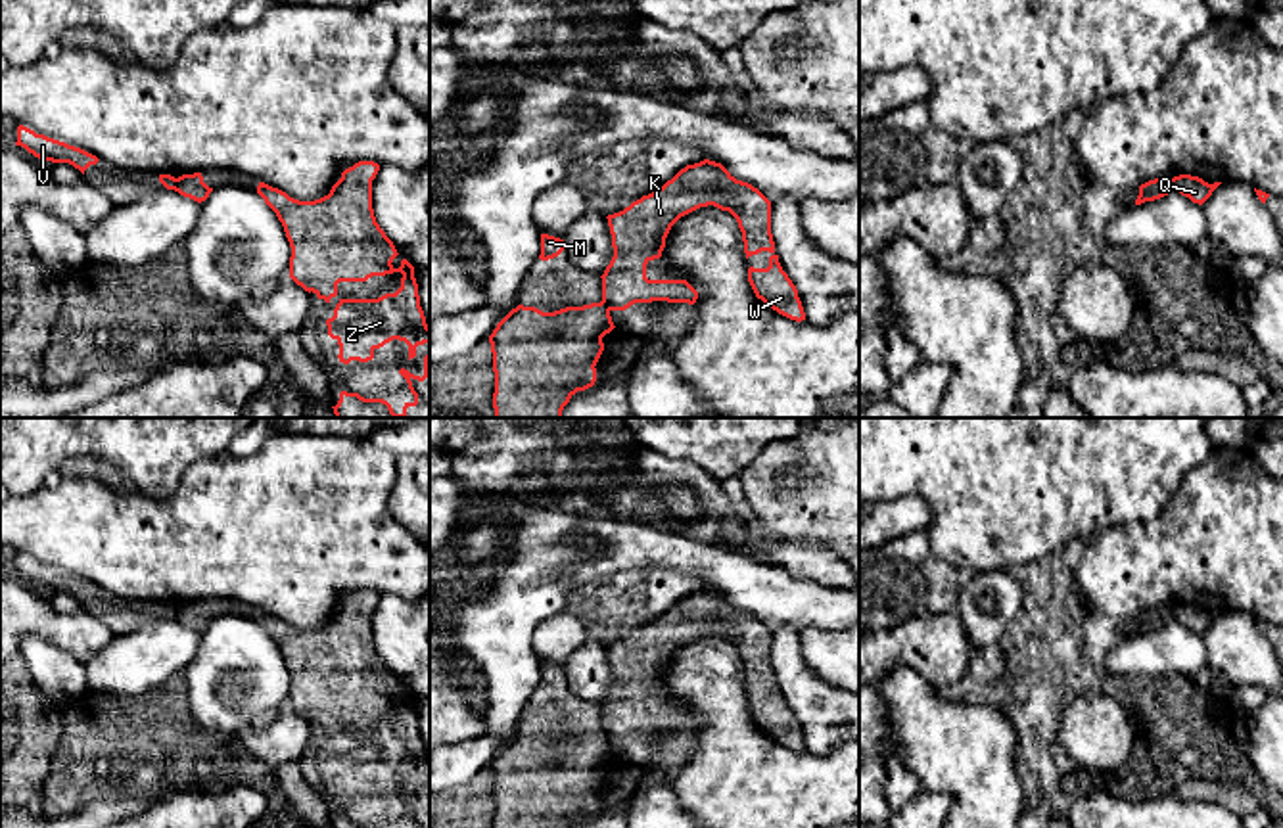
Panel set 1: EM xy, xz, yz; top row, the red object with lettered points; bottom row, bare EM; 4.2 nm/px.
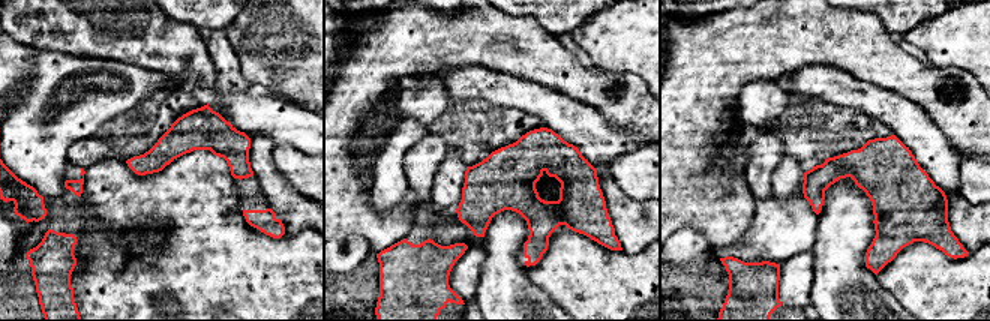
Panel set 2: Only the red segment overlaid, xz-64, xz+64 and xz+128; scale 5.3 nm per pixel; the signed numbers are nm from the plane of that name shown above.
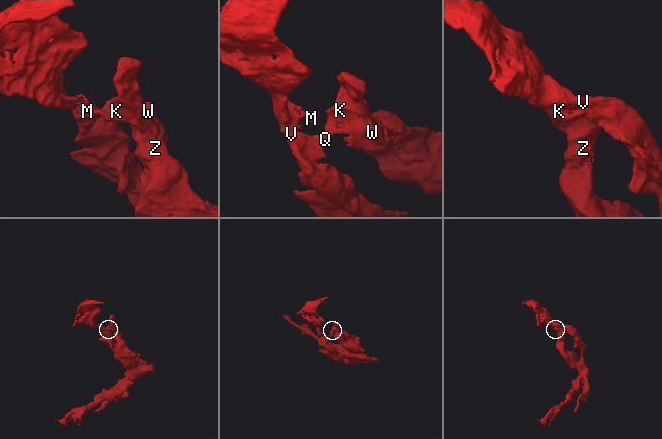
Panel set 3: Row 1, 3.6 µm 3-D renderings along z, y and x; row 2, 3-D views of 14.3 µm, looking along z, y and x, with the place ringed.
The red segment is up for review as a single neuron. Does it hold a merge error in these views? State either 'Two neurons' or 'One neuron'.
Two neurons

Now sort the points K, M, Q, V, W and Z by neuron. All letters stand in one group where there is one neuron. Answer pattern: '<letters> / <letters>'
K W Z / M Q V

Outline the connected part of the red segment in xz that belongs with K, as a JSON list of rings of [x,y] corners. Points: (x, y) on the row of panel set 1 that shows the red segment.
[[[710,159],[687,165],[662,188],[606,217],[614,247],[614,257],[600,276],[606,307],[625,310],[652,301],[694,305],[698,291],[687,280],[648,280],[646,264],[662,257],[665,238],[681,217],[708,205],[736,218],[746,259],[771,253],[767,268],[748,268],[756,297],[790,320],[805,320],[798,289],[775,253],[771,201]]]

